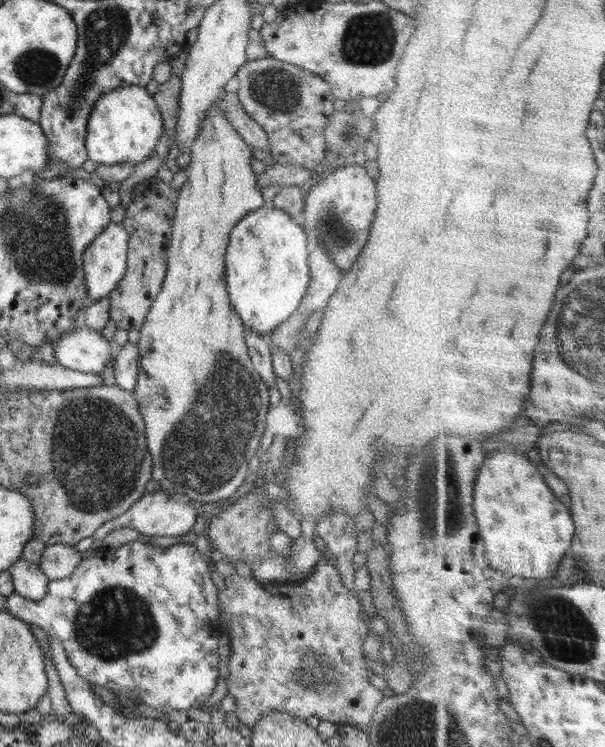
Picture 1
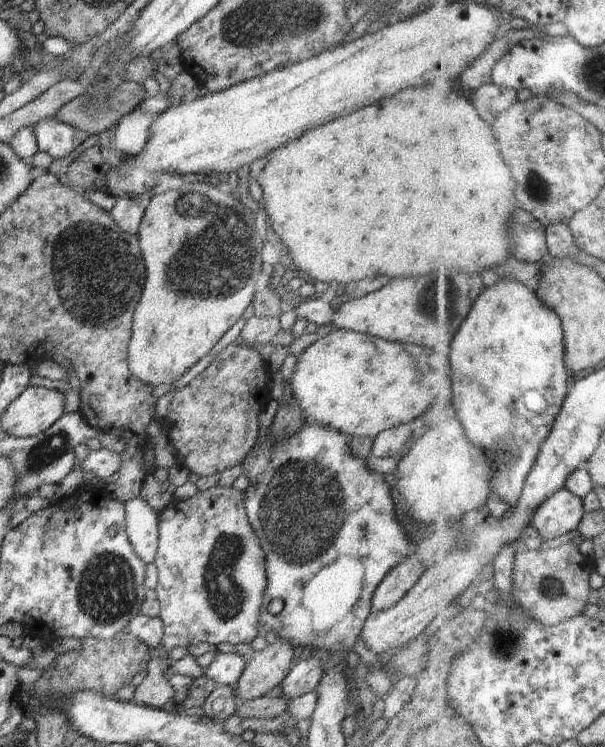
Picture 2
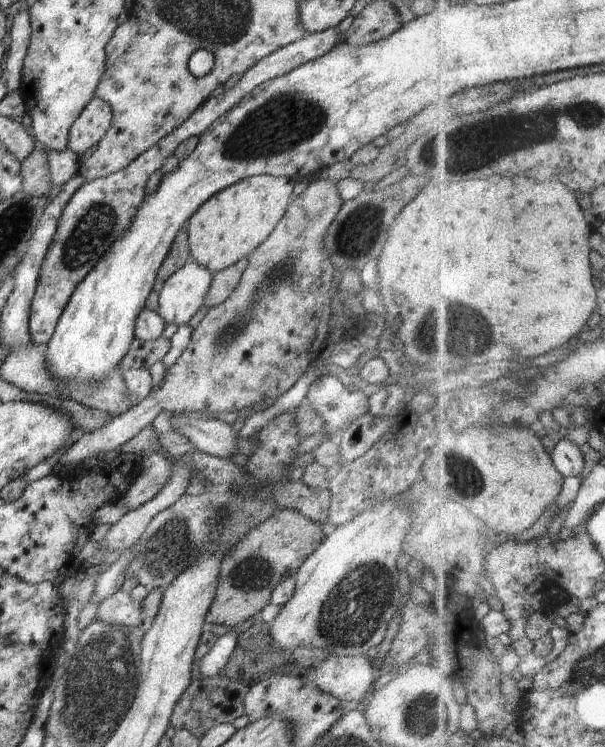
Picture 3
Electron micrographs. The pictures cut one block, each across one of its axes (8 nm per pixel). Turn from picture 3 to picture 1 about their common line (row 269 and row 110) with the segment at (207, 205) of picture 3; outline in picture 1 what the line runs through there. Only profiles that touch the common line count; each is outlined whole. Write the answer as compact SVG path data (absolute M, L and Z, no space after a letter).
M216 99L210 105L210 109L206 111L206 117L200 123L198 135L196 135L192 144L188 146L192 159L185 166L188 179L178 191L176 217L174 217L174 224L172 224L171 240L167 251L167 271L161 292L154 300L146 320L140 327L140 336L136 343L136 348L138 348L138 376L133 396L136 402L138 402L140 414L145 422L146 442L150 454L152 454L152 478L160 482L161 490L192 502L199 502L202 505L216 503L216 500L230 499L230 496L242 486L242 482L250 474L248 463L252 456L255 455L254 452L258 451L258 444L260 444L260 438L262 438L262 433L264 432L266 414L269 411L268 398L270 396L268 396L268 386L252 365L252 360L244 341L248 328L244 326L242 319L240 319L240 316L232 307L226 285L225 255L230 243L230 234L233 232L233 228L237 226L236 223L241 222L248 212L264 206L264 198L260 188L258 188L258 177L256 177L256 173L252 169L253 155L250 148L251 146L242 139L242 135L234 129L230 119L226 117L226 113L224 113L224 109L220 105L220 99Z

